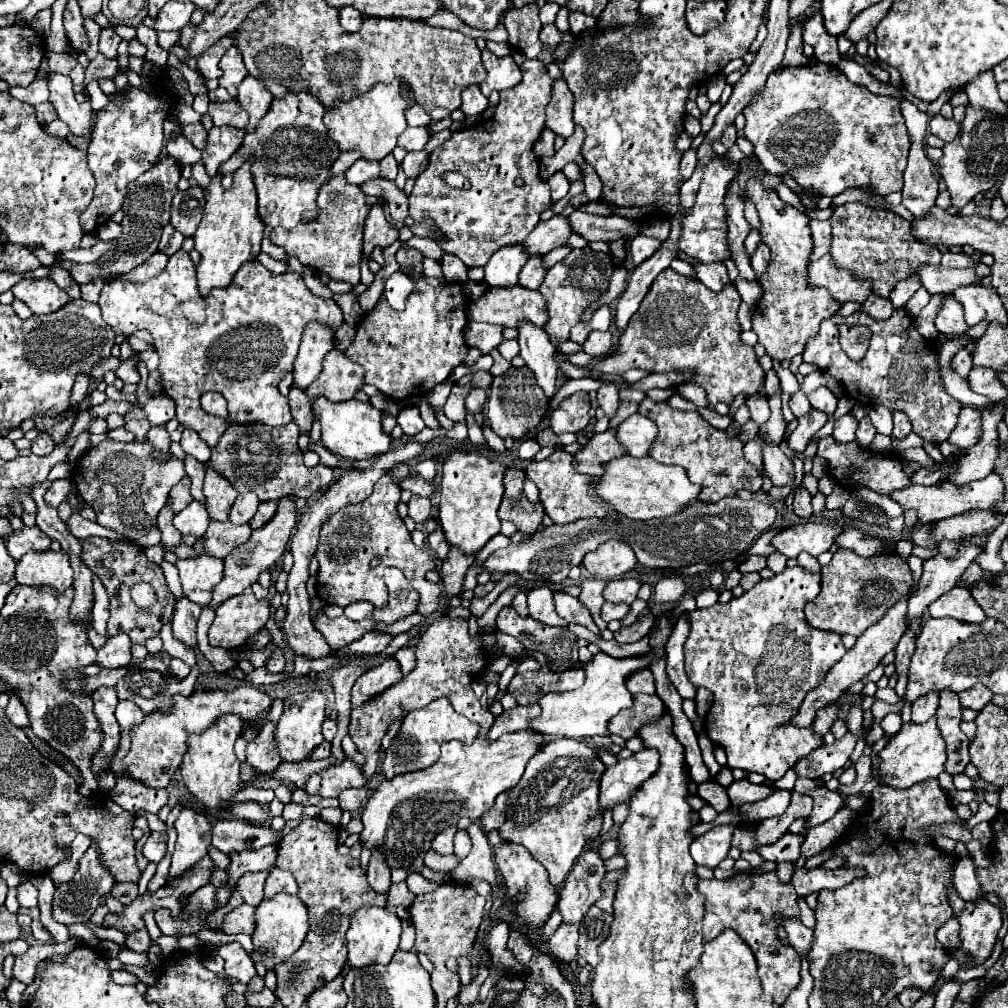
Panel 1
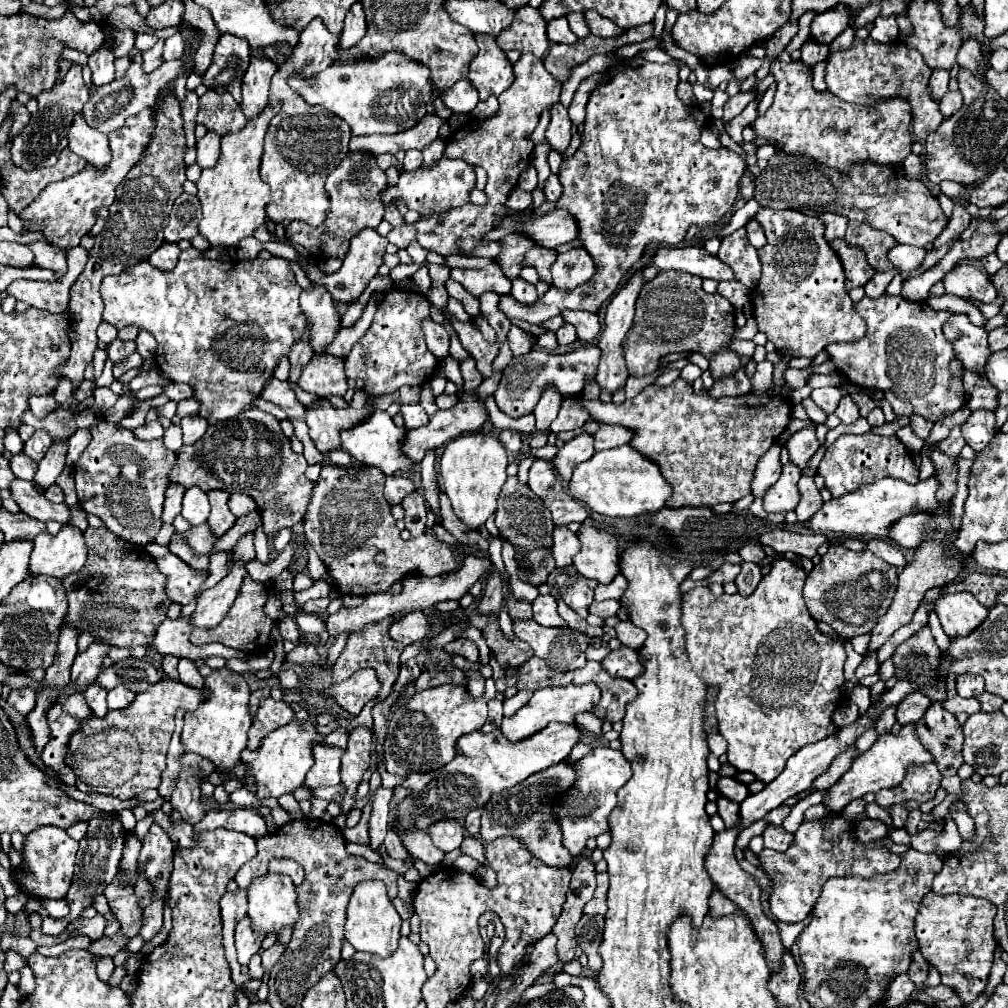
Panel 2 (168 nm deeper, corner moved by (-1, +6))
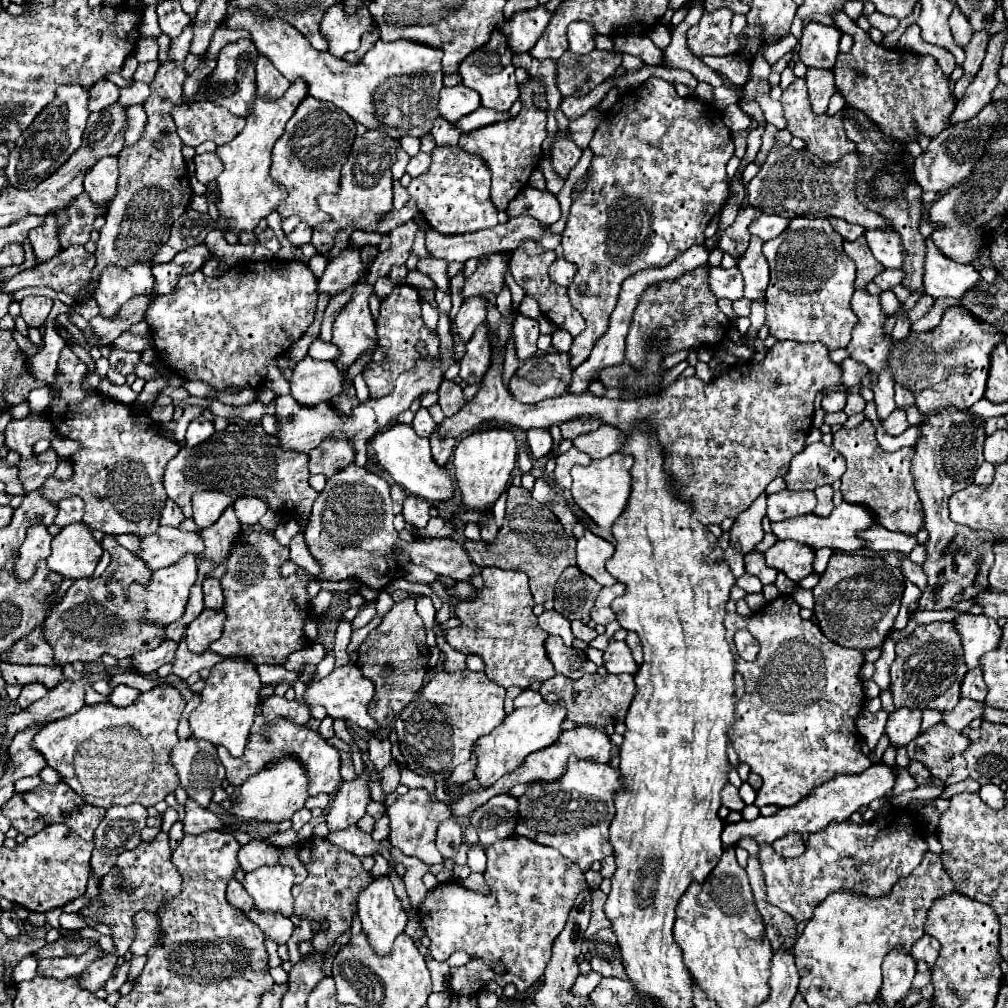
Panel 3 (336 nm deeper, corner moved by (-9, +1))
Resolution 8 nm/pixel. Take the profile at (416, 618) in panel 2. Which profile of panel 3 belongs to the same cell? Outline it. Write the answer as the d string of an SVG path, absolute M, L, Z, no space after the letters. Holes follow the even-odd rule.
M495 566L483 568L481 572L485 586L481 590L477 590L477 596L473 600L460 601L455 607L455 614L461 621L461 626L445 630L443 638L459 652L463 654L479 654L485 660L485 674L499 686L509 688L509 686L519 686L519 688L527 688L533 682L543 682L551 676L555 676L555 670L551 666L551 662L545 656L545 648L543 648L543 640L547 638L547 632L543 632L537 624L537 616L533 614L533 596L527 584L527 576L519 570L499 570Z

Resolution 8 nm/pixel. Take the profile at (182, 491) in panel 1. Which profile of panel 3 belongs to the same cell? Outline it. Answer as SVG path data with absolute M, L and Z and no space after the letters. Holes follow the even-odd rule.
M167 500L165 508L161 512L161 520L159 520L161 526L179 526L183 520L185 520L185 516L183 516L181 508L173 500Z

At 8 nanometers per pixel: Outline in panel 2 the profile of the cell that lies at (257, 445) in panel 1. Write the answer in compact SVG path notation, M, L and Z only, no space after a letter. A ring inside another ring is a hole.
M247 409L235 419L209 425L199 443L187 447L183 445L177 451L177 461L171 469L169 483L183 485L185 489L197 485L205 493L221 489L227 493L245 493L253 497L263 515L265 533L271 537L279 529L293 527L305 517L309 495L313 491L313 483L305 477L305 469L305 457L291 449L279 421L265 411ZM199 451L209 457L207 465L201 465Z

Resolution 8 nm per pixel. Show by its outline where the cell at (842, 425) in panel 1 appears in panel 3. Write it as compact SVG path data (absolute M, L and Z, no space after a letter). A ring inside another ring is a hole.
M847 394L847 406L845 406L845 414L847 416L853 416L853 414L859 414L865 410L865 400L861 394Z

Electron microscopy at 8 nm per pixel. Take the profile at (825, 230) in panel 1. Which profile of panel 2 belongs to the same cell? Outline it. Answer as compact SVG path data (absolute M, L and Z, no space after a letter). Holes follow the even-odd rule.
M823 213L821 219L825 221L825 237L827 241L833 241L835 237L845 237L845 229L849 219L835 215L835 213Z

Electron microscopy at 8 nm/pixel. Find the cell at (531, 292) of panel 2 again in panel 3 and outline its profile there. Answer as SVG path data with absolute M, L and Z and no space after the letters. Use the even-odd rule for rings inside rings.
M517 310L515 322L513 322L513 332L515 332L515 346L517 346L519 360L527 360L527 358L535 356L537 338L539 338L539 322Z

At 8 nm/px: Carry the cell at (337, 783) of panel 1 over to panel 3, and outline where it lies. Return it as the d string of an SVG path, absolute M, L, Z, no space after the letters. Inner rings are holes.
M259 706L259 716L255 718L255 724L251 726L251 740L247 740L247 752L241 758L233 758L225 748L217 748L219 760L227 770L227 780L231 786L241 786L249 776L259 772L271 756L279 756L279 752L295 752L295 756L303 758L303 764L307 764L307 772L311 774L311 784L309 784L309 794L335 794L343 782L339 774L339 750L329 746L315 730L299 724L291 724L289 720L277 720L275 724L267 726L263 724L261 718L261 706Z

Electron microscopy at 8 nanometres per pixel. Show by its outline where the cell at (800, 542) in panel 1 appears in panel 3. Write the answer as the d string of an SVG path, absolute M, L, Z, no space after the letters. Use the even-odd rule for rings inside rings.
M779 540L765 552L767 566L783 570L787 578L799 582L813 572L815 548L791 540Z

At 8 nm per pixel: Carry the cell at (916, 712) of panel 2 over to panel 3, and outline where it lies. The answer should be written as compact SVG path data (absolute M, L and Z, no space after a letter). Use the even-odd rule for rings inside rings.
M901 708L895 710L885 726L885 732L891 740L891 744L895 744L897 748L907 746L919 732L921 732L921 708Z

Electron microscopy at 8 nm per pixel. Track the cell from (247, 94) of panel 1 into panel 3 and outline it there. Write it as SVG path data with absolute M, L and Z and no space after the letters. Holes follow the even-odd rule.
M265 56L257 58L257 98L279 100L289 86L291 82Z

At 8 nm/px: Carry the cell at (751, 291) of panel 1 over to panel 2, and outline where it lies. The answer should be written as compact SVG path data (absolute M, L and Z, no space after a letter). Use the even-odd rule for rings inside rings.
M661 247L651 259L651 265L659 269L675 269L713 281L733 281L735 275L717 255L709 255L703 247Z

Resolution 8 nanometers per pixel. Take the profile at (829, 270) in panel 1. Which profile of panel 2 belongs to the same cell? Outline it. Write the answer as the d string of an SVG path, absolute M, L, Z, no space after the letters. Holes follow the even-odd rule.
M835 239L835 243L831 243L831 247L839 253L841 263L845 267L845 275L847 275L845 287L847 287L847 291L853 289L853 287L863 287L873 277L875 269L869 267L861 247L849 245L845 239Z

